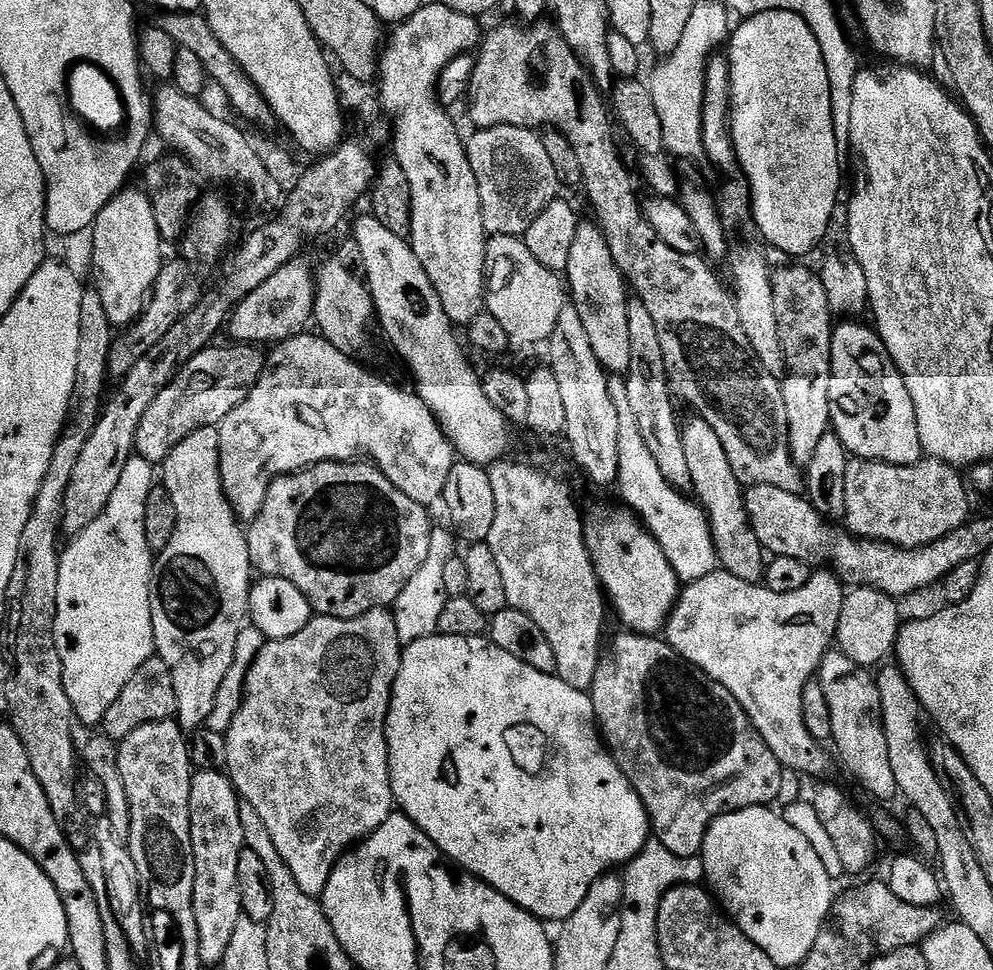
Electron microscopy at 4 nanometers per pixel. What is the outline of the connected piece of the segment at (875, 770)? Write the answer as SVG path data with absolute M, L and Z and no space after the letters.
M839 650L829 651L820 664L818 683L824 687L824 697L828 699L828 707L831 710L834 721L834 741L840 747L848 768L877 796L880 800L888 800L891 796L901 795L900 786L896 781L894 766L890 758L890 742L884 729L884 703L880 697L880 685L877 677L871 676L867 667L853 662L845 652Z

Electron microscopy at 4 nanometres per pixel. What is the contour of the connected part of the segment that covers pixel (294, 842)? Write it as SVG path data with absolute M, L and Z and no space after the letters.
M375 608L373 612L367 612L365 616L353 620L317 615L298 634L285 640L273 640L265 645L260 657L252 664L250 694L238 713L239 724L241 722L240 736L244 739L245 750L248 751L248 784L252 787L253 798L256 799L256 812L266 820L277 850L292 867L293 874L300 879L299 887L309 896L316 898L323 893L332 871L345 853L377 832L391 818L397 807L396 795L392 789L392 762L388 759L388 710L392 706L392 687L396 685L402 659L400 625L397 617L383 608Z

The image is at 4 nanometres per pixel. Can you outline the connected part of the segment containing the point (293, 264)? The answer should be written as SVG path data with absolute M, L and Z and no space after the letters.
M297 258L278 270L258 290L254 290L240 305L233 310L232 317L226 325L227 335L232 335L240 346L271 346L283 345L285 340L295 336L303 336L309 331L308 320L316 314L316 296L318 280L314 268L303 264L303 259Z

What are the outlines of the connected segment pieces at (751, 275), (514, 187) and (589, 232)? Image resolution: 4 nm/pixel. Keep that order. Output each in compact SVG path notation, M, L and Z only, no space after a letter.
M756 244L735 245L736 269L732 276L736 279L734 287L734 299L736 309L740 315L742 326L766 370L778 378L783 377L786 372L786 361L784 359L784 341L782 339L782 320L776 317L776 288L772 285L772 272L768 269L768 260L764 252Z
M498 126L481 128L473 133L472 137L467 137L466 147L472 169L478 178L484 207L484 224L492 234L523 237L533 222L552 205L553 200L557 199L559 192L556 191L562 187L562 179L555 168L555 162L548 155L543 139L533 129Z
M581 223L580 229L576 231L574 250L570 252L570 262L566 269L566 280L570 285L571 295L573 292L581 300L578 311L583 318L586 332L590 334L590 344L594 346L594 352L609 373L616 374L626 371L627 368L629 371L633 367L628 321L629 285L612 257L607 236L595 223L592 224Z

